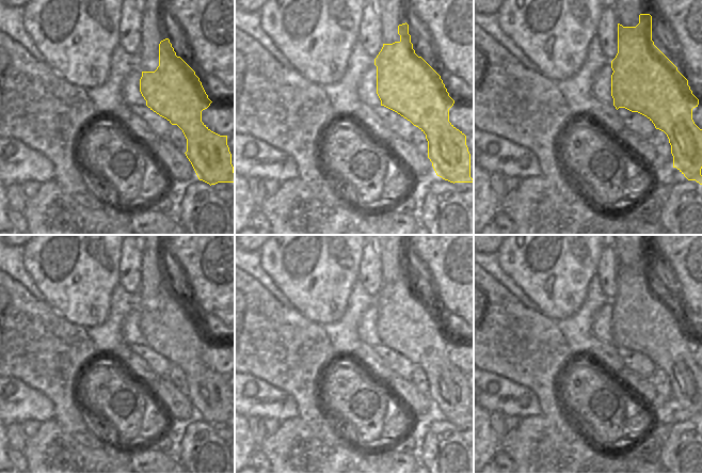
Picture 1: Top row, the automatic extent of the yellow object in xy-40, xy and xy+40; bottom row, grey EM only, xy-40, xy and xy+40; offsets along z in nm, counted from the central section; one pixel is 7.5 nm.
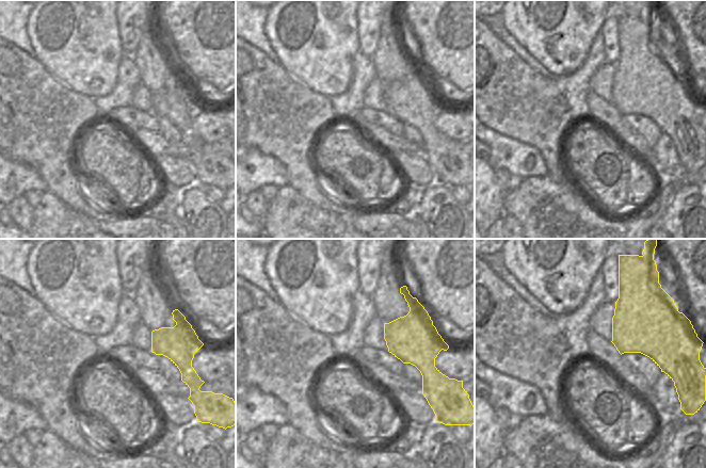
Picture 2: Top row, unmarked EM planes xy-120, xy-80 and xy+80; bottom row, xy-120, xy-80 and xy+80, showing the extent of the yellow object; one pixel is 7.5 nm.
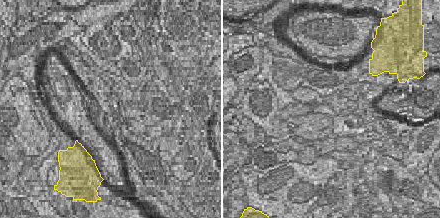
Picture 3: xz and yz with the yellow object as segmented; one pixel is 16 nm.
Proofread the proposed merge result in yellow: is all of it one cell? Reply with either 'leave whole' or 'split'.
split

